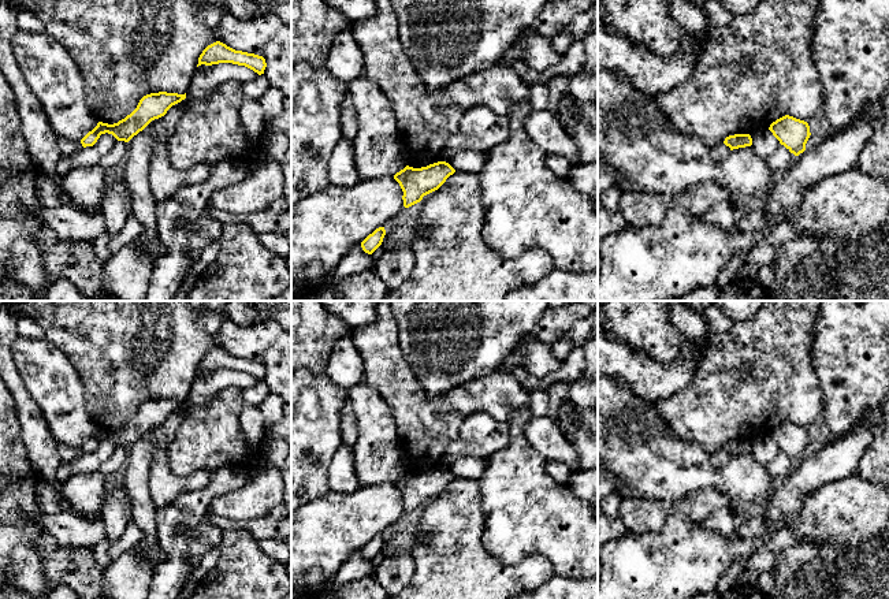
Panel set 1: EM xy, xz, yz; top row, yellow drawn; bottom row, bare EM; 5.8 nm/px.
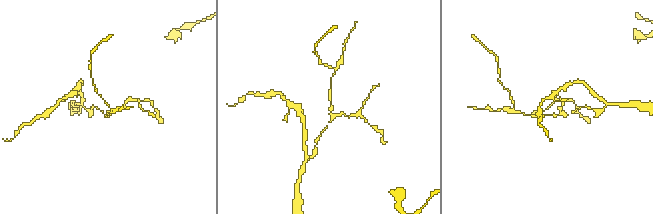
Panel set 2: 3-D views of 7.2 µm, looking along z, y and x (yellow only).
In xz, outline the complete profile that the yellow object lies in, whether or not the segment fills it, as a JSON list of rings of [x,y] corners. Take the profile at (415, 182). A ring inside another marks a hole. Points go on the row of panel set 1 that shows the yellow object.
[[[438,161],[421,168],[406,165],[394,175],[403,196],[403,207],[409,208],[423,200],[424,196],[438,190],[455,170],[446,161]]]

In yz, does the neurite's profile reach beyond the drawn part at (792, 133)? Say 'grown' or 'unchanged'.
unchanged

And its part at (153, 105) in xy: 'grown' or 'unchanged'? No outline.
unchanged

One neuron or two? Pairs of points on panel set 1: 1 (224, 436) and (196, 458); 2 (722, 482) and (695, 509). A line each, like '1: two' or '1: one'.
1: one
2: two

